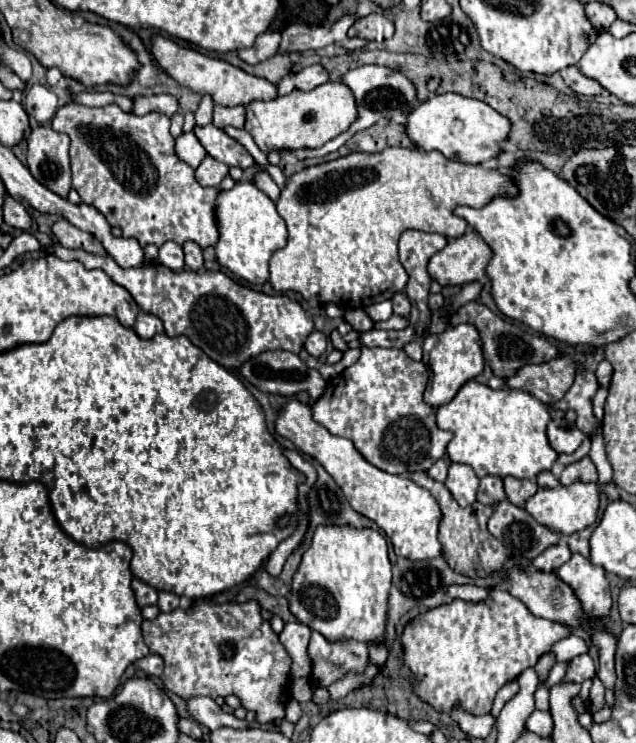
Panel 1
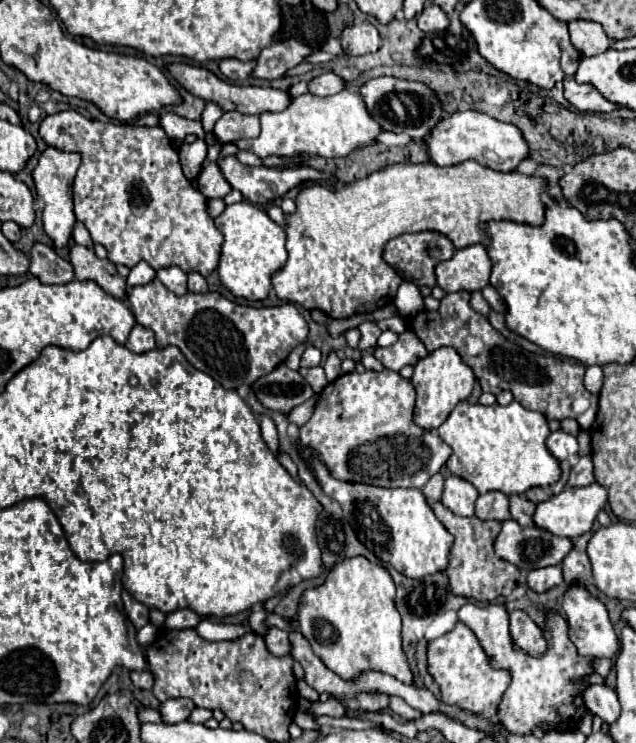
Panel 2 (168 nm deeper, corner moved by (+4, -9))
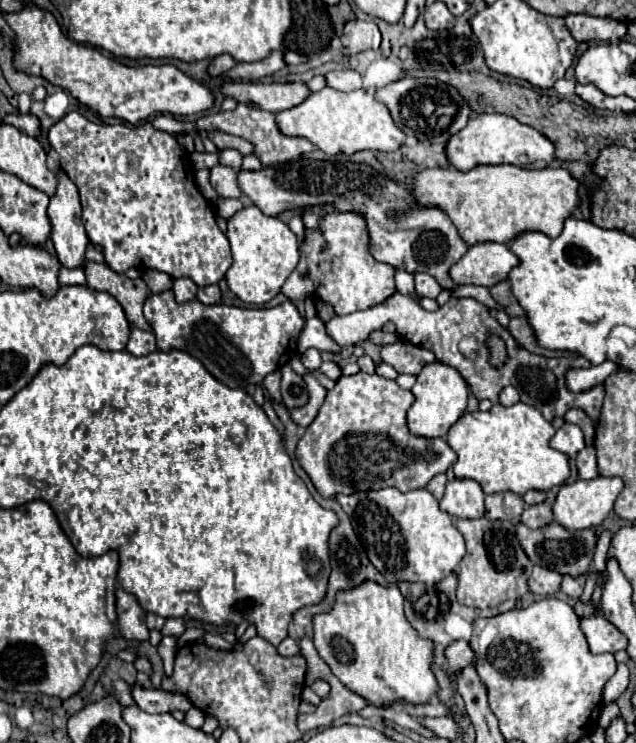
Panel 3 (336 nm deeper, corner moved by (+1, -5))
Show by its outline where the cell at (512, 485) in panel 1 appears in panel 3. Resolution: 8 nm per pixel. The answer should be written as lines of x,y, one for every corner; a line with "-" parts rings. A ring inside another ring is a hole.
543,502
537,506
527,506
521,514
521,522
529,528
541,528
553,522
553,512
551,512
551,504

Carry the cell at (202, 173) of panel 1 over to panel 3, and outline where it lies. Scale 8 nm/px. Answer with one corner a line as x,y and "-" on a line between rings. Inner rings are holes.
217,164
215,168
211,168
209,180
221,198
239,198
241,196
241,190
237,186
237,172
233,168

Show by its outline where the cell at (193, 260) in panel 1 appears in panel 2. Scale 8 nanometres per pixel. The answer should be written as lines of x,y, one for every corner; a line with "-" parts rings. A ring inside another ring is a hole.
188,272
188,290
190,292
206,292
208,290
208,284
206,284
206,278
198,272

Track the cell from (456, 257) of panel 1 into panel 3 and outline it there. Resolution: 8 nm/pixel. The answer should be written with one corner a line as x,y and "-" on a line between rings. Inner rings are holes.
481,242
467,250
467,254
451,266
451,278
457,284
477,284
491,288
507,280
509,272
519,264
517,256
507,244

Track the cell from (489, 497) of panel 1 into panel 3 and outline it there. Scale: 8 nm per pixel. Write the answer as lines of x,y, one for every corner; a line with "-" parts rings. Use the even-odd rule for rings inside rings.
501,492
501,494
485,496
485,518
487,520
517,522
523,510
525,510
523,498
513,494
513,492

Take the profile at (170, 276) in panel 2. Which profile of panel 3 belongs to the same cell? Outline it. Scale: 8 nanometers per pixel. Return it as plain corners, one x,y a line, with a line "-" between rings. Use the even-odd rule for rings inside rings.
177,278
173,282
173,294
175,294
175,300
179,304
195,300
195,296
197,296
197,284
193,280
189,280
189,278

